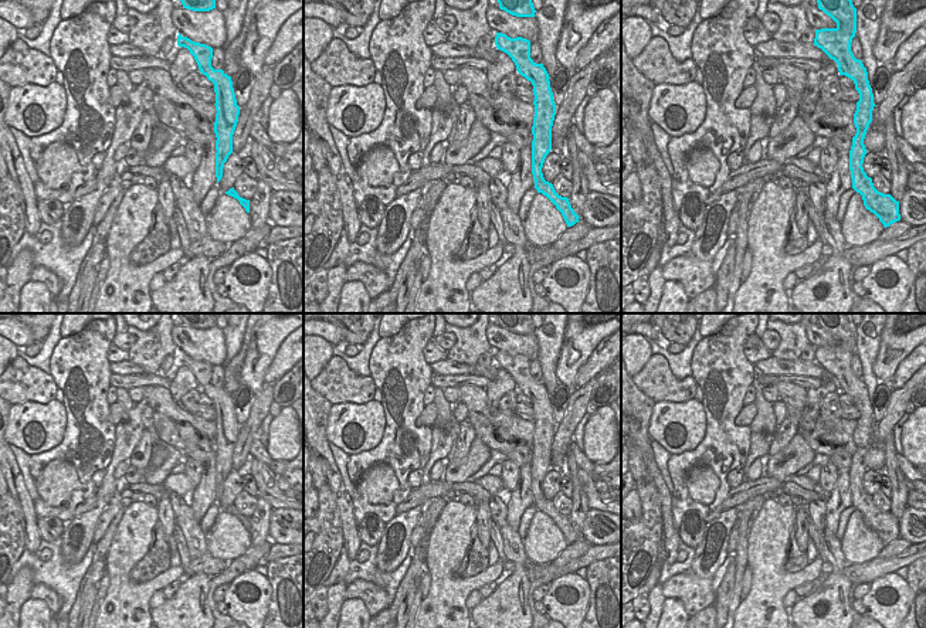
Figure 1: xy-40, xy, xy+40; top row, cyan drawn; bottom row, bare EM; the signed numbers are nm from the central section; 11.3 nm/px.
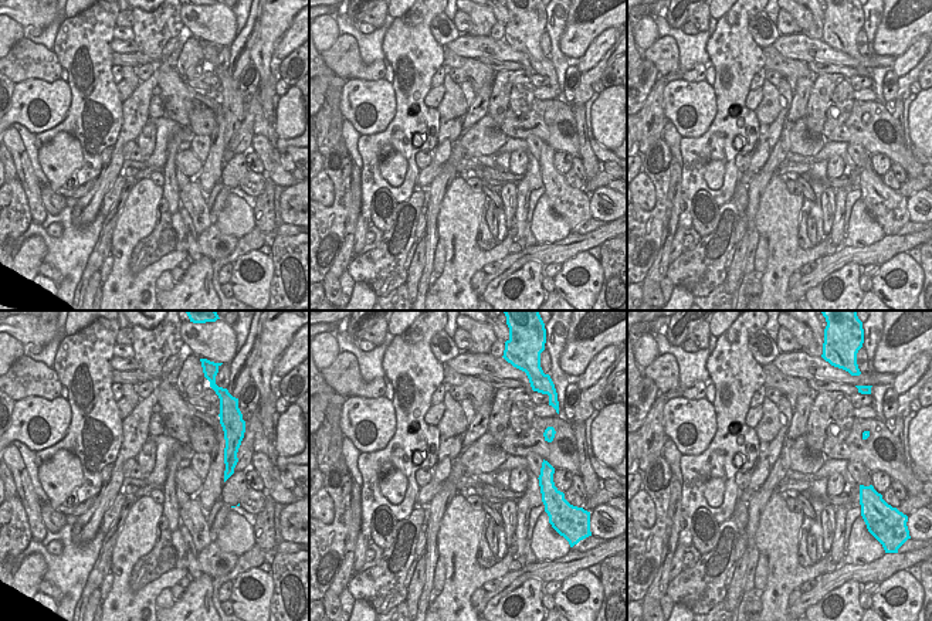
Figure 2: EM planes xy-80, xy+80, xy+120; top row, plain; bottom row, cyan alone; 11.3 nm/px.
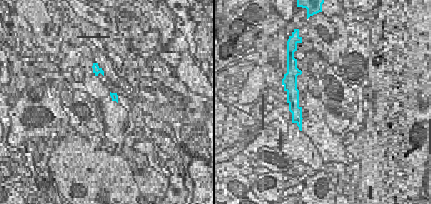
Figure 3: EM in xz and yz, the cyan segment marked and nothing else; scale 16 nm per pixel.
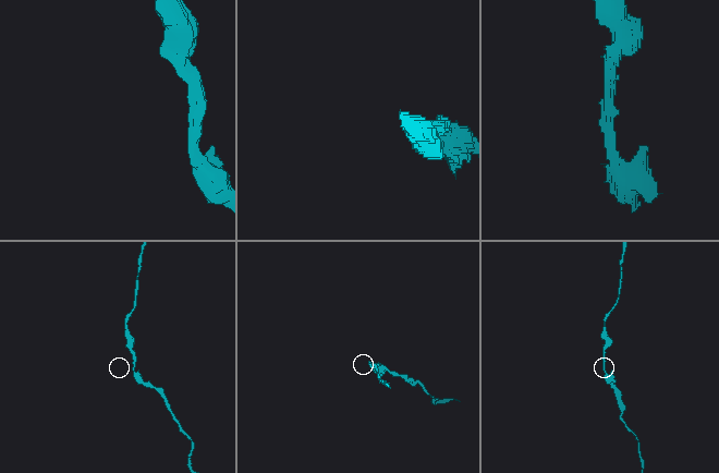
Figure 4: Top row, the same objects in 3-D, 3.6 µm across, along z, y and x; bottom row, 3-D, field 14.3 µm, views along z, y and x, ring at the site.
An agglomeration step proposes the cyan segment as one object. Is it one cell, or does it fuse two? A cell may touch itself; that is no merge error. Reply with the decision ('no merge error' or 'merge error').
no merge error

